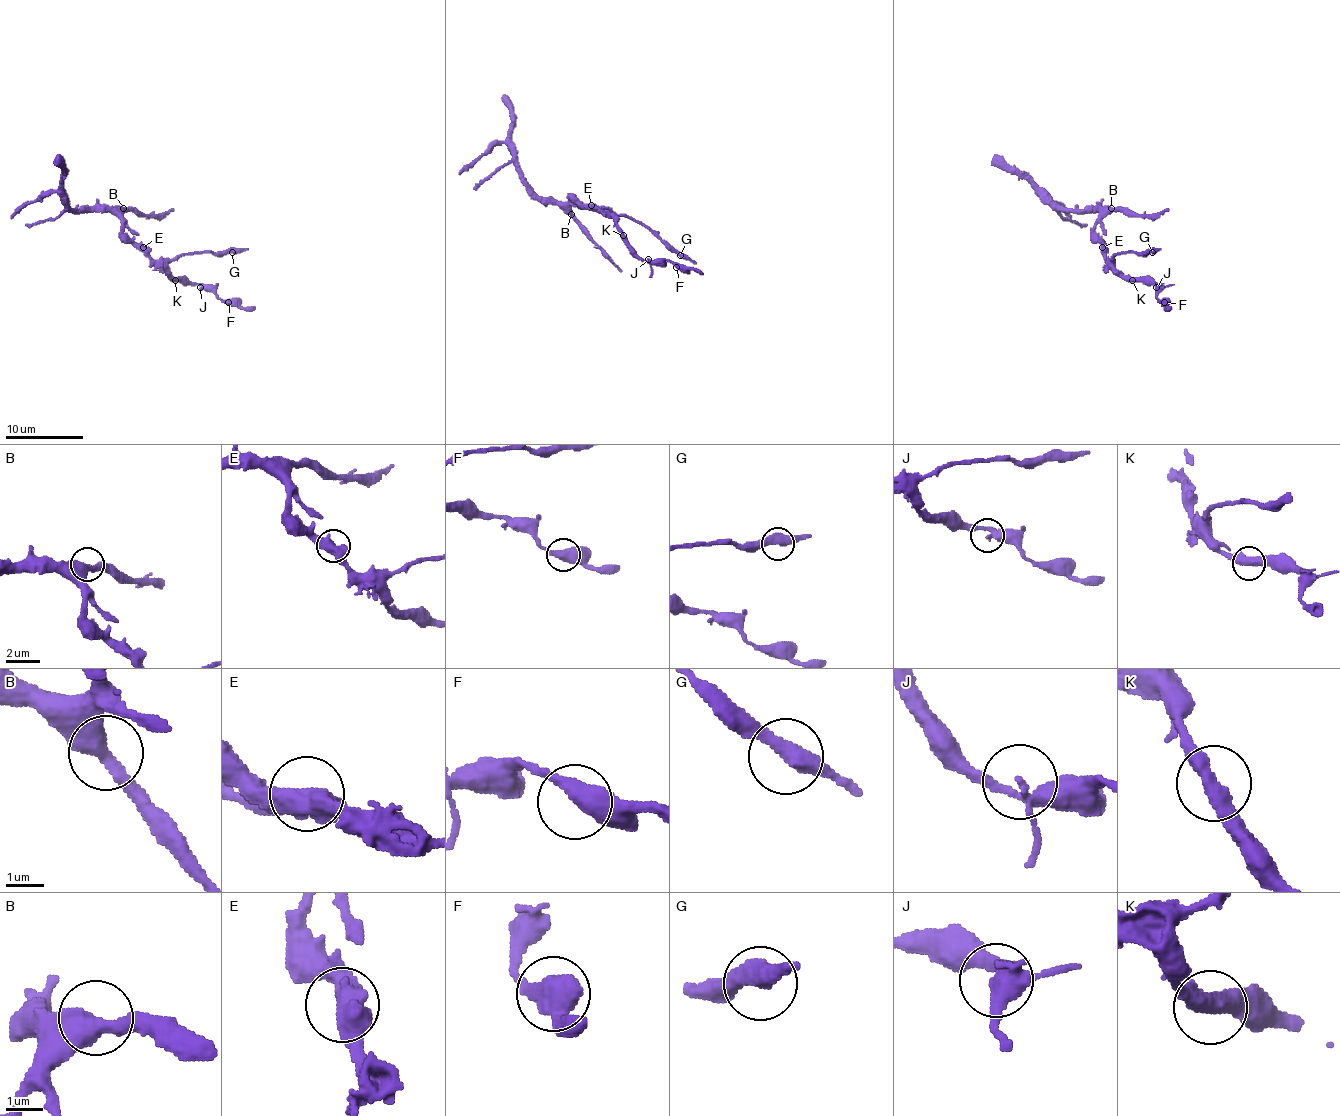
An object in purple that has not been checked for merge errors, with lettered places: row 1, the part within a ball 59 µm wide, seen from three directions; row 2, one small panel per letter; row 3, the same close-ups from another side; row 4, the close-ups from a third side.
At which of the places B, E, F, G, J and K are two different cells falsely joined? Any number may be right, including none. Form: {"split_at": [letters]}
{"split_at": []}

